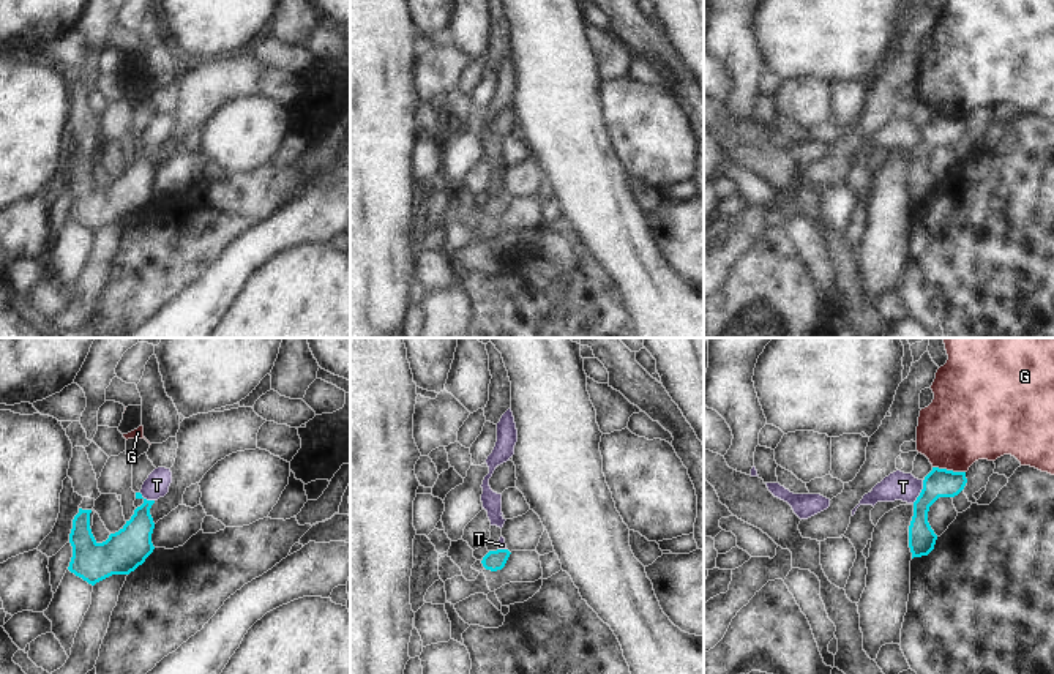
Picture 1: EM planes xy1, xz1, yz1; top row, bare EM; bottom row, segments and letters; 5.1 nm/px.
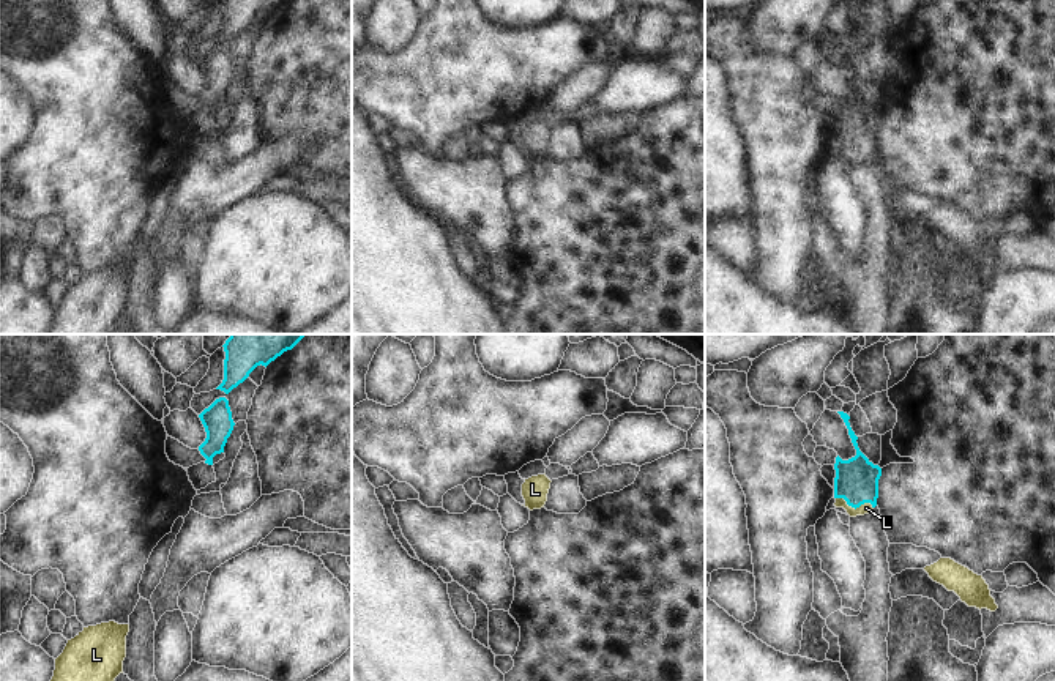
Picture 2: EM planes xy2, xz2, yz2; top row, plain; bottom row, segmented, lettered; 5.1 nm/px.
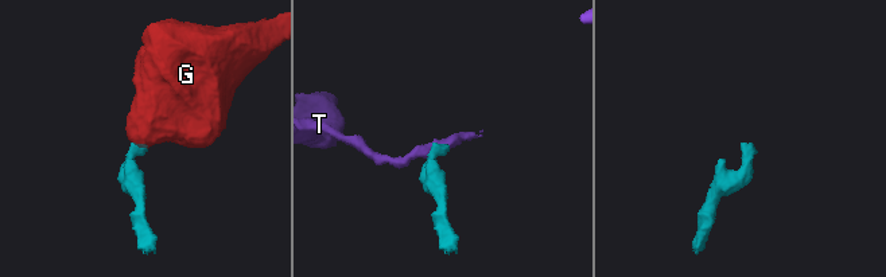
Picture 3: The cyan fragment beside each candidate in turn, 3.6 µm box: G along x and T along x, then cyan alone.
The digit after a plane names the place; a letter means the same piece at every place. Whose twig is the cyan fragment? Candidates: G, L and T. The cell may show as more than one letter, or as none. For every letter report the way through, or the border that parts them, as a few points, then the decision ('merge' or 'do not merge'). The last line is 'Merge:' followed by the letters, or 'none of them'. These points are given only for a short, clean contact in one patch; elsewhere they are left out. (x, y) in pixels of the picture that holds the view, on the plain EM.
G: border along yz1 (933, 112), (964, 119); do not merge
L: runs through yz2 (857, 126), (855, 155), (866, 155); merge
T: border along yz1 (923, 127), (923, 134), (912, 149); do not merge
Merge: L

